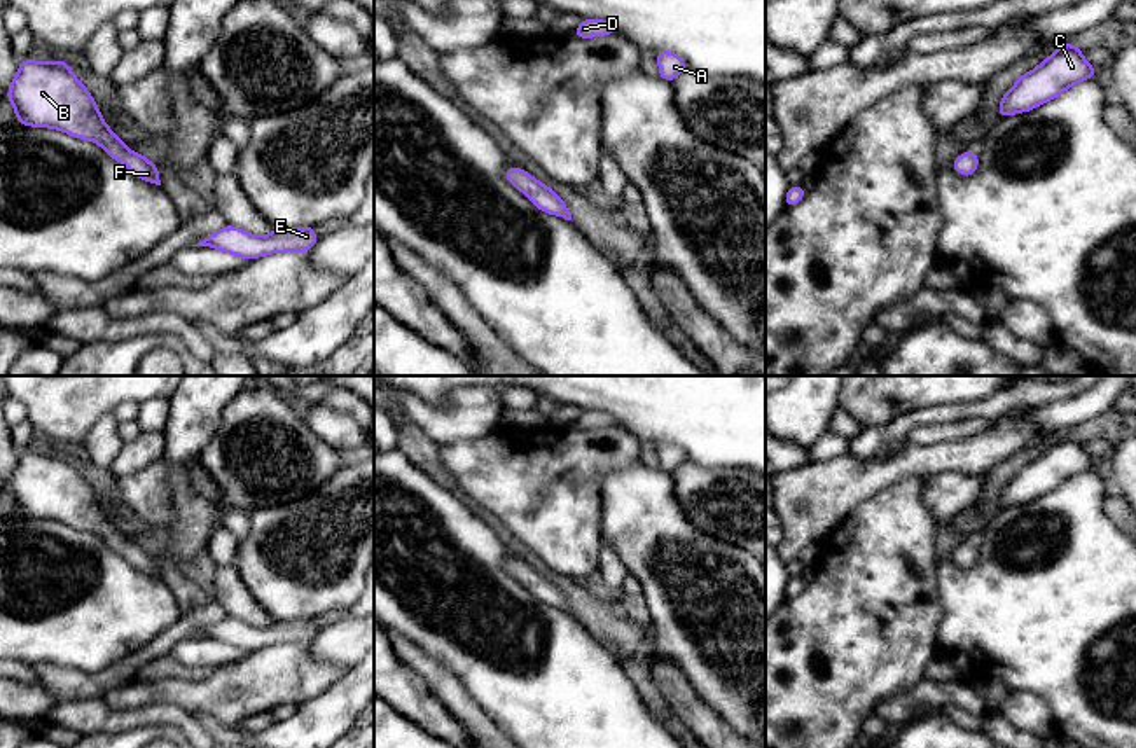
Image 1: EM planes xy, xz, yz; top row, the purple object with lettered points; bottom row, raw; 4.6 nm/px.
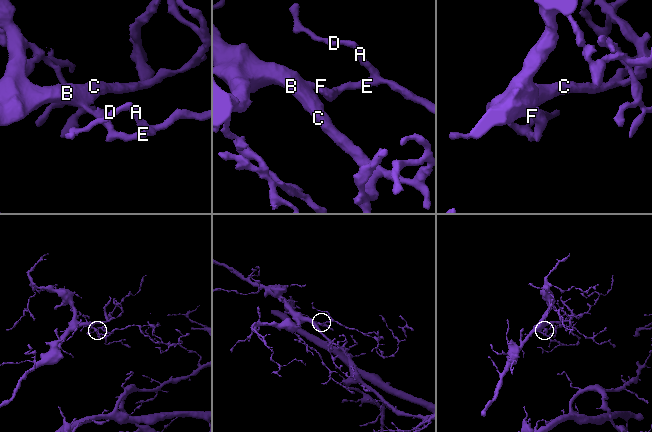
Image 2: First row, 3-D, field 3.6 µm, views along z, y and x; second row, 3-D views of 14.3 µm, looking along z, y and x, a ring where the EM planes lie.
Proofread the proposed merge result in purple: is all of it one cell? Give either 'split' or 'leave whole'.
leave whole

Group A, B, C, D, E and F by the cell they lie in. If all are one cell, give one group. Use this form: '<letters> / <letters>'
A B C D E F

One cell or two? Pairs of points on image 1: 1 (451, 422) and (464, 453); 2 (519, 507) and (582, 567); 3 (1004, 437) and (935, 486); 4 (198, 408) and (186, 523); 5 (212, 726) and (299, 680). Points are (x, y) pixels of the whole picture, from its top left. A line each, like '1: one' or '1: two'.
1: two
2: one
3: two
4: one
5: two

